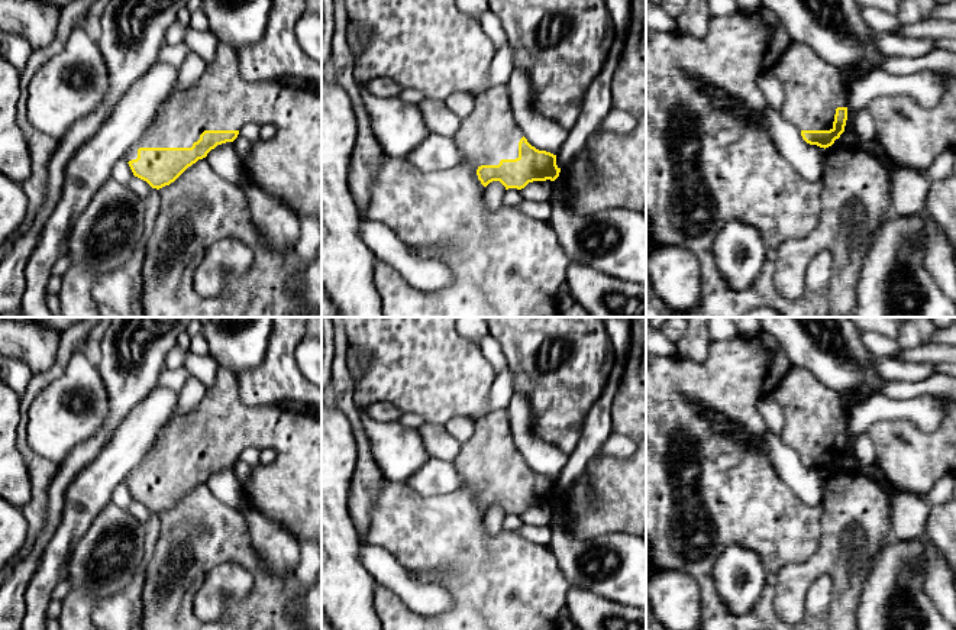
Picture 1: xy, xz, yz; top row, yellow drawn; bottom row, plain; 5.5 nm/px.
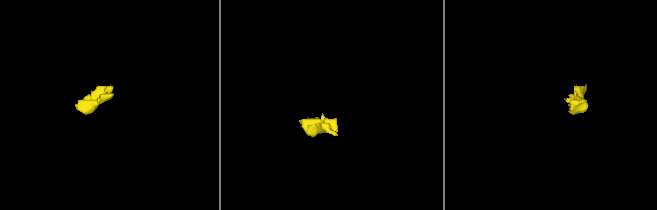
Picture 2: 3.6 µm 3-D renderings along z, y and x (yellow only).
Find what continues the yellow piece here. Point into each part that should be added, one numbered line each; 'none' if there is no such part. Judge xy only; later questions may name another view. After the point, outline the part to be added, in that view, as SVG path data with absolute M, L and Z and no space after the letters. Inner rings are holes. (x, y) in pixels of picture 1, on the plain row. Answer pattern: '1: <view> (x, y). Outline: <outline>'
1: xy (288, 493). Outline: M219 368L214 382L191 413L174 413L125 484L136 484L139 472L191 472L204 455L240 455L248 448L274 449L277 459L272 465L253 468L243 485L245 503L298 542L322 542L322 411L293 411L282 404L246 404L239 395L236 377L226 368Z

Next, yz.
1: yz (813, 414). Outline: M792 366L771 397L784 414L779 436L800 456L833 453L836 433L847 432L847 411L839 395L805 368Z

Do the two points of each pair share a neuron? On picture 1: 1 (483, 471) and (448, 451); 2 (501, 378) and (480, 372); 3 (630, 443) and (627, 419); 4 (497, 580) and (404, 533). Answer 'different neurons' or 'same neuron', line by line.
1: different neurons
2: different neurons
3: different neurons
4: same neuron

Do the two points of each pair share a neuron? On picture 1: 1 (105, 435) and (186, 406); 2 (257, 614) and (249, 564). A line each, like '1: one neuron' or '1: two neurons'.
1: two neurons
2: one neuron

